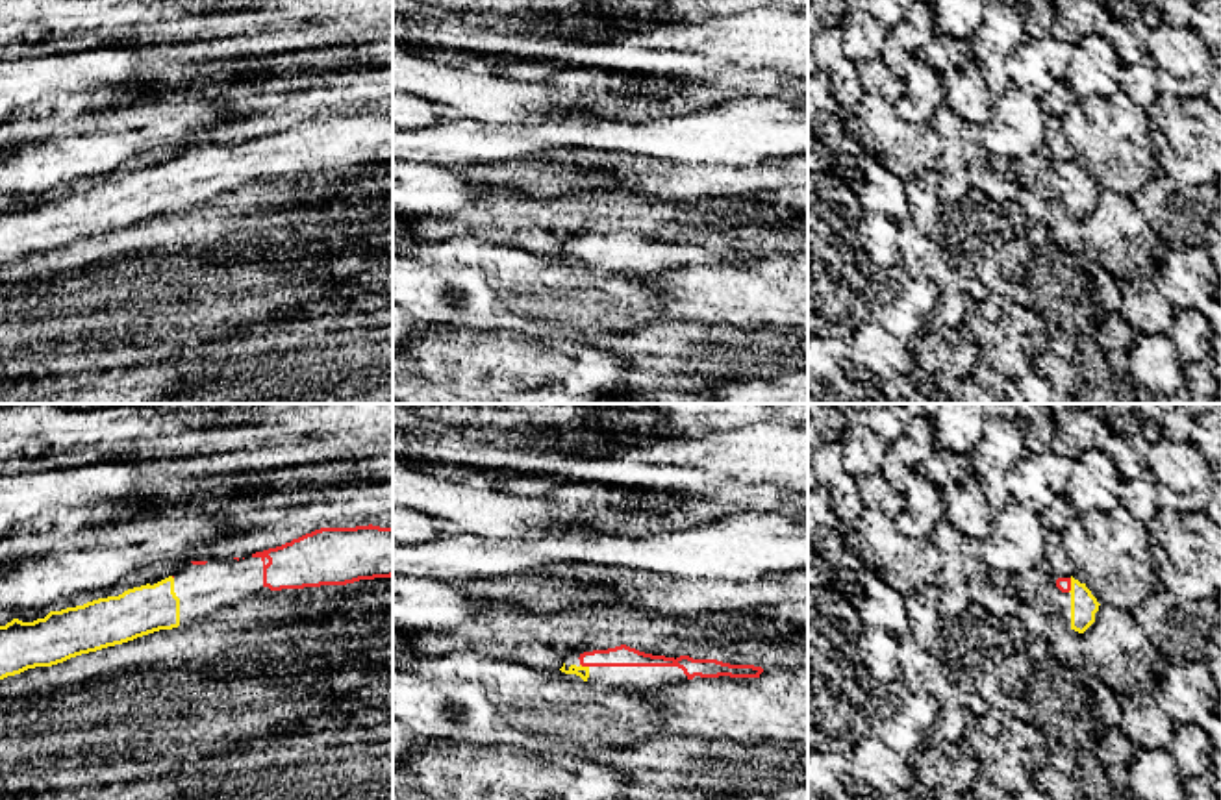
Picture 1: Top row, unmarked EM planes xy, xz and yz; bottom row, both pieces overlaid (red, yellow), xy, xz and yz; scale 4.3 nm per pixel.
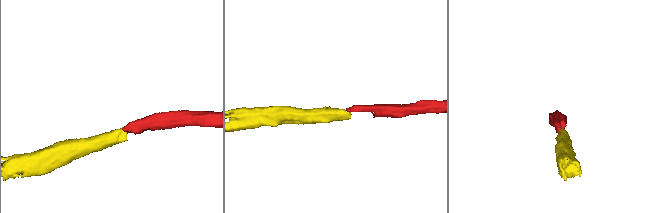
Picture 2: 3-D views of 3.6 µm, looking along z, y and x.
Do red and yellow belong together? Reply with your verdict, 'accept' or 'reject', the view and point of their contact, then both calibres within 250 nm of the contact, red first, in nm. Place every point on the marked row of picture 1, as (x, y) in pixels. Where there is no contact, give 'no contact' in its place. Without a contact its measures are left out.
accept | xz (584, 665) | 100/50 nm

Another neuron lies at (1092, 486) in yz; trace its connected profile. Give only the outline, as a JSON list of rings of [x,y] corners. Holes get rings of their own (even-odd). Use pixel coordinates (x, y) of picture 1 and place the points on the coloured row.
[[[1091,448],[1073,457],[1065,496],[1078,515],[1093,511],[1121,515],[1115,493],[1119,480],[1114,461],[1104,452]]]

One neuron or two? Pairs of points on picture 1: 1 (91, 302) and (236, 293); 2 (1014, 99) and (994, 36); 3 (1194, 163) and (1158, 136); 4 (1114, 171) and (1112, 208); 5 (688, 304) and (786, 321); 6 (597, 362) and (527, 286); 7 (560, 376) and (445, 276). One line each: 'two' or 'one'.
1: one
2: two
3: one
4: two
5: one
6: two
7: two

